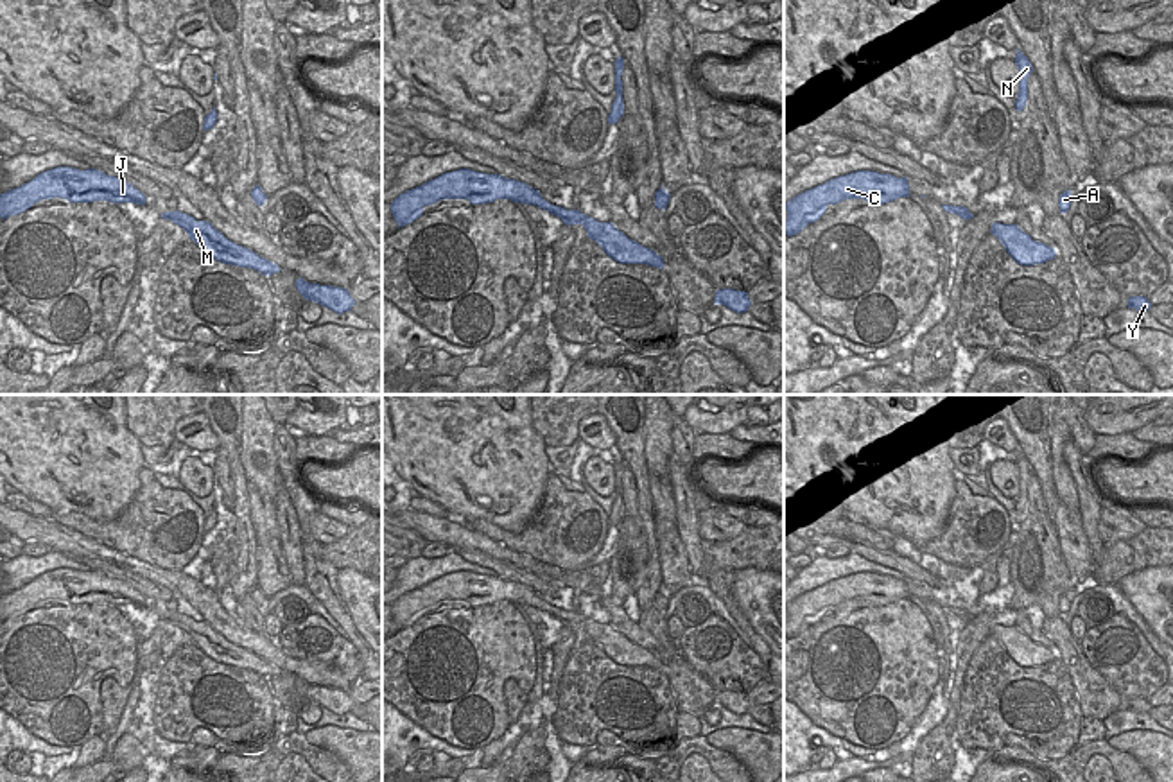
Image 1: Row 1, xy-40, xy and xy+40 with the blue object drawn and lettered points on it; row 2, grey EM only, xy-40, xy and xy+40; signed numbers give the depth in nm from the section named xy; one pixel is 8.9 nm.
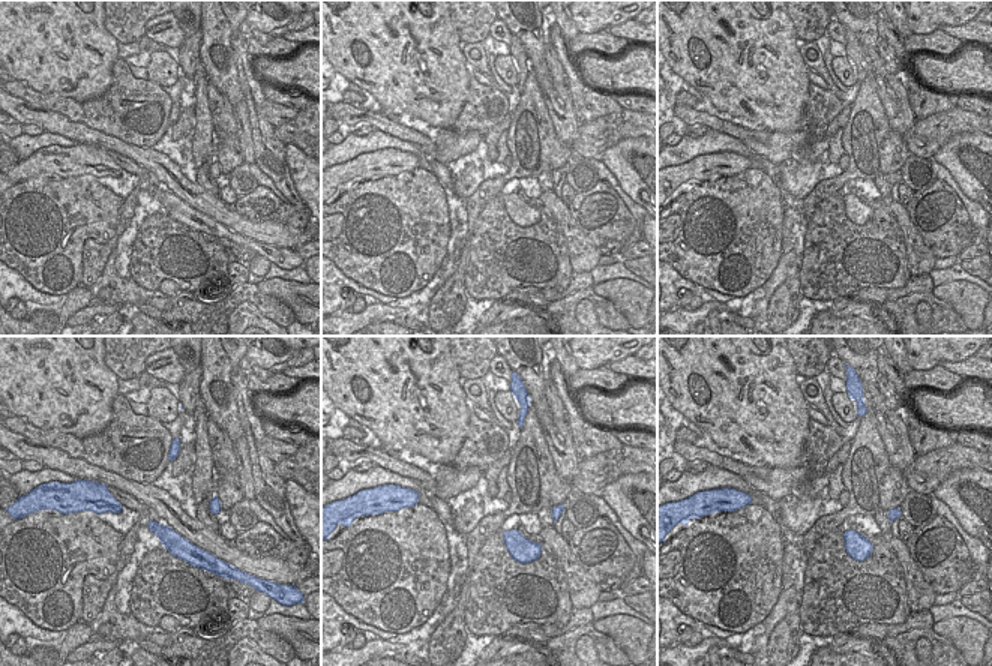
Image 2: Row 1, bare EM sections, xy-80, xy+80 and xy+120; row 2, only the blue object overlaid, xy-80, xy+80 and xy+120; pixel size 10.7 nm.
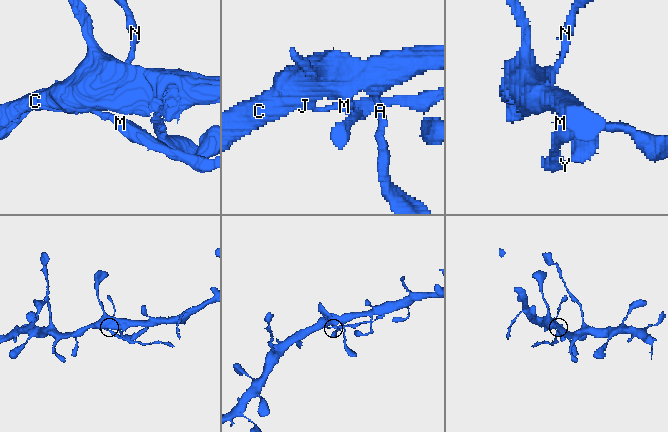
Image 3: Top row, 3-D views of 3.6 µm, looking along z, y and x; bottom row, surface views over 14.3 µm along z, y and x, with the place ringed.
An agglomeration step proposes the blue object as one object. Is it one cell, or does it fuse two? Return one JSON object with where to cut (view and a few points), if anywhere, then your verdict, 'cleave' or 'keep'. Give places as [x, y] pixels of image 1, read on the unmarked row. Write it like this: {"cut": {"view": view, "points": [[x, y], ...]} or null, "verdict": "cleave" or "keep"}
{"cut": {"view": "xy", "points": [[551, 607], [553, 614]]}, "verdict": "cleave"}

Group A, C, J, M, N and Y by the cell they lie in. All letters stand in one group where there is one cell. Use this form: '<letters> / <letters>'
A C J N / M Y

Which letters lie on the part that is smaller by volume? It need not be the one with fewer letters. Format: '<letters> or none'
M, Y

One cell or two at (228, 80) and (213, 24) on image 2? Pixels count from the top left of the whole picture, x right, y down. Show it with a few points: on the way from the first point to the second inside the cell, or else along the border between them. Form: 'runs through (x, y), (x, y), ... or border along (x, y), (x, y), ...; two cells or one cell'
runs through (215, 68), (206, 51), (213, 38); one cell

